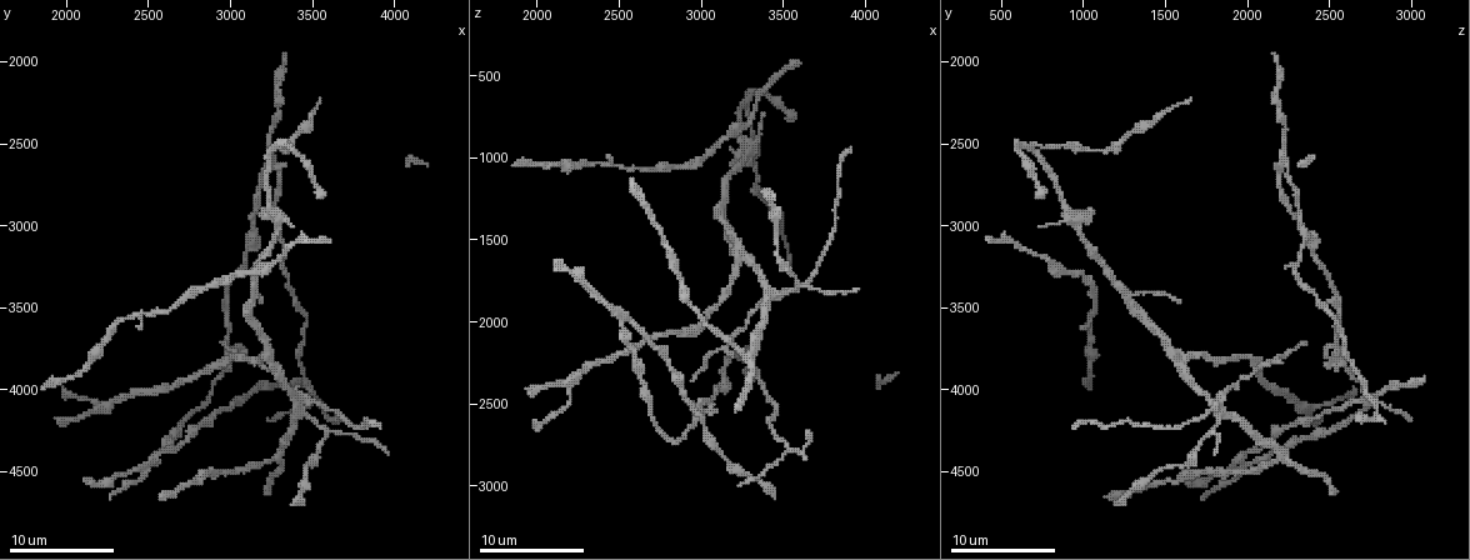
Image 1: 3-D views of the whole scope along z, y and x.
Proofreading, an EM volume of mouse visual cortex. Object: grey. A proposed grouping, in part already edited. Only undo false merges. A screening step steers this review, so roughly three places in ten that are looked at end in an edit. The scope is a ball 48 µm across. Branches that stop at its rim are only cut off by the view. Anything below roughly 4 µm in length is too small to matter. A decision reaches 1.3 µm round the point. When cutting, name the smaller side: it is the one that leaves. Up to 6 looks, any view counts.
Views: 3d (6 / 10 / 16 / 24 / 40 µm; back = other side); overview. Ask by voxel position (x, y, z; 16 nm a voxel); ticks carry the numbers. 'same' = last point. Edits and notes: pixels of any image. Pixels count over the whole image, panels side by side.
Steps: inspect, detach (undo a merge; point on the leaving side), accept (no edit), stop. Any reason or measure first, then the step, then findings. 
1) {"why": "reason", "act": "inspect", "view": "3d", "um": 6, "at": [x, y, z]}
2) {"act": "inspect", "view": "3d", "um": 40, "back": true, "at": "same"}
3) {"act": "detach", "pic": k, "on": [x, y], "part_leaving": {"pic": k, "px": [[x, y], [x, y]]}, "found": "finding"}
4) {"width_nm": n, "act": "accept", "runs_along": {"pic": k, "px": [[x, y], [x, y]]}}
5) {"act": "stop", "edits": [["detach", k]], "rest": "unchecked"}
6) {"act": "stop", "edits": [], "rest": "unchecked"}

{"why": "branch point", "act": "inspect", "view": "3d", "um": 6, "at": [3260, 2600, 2240]}

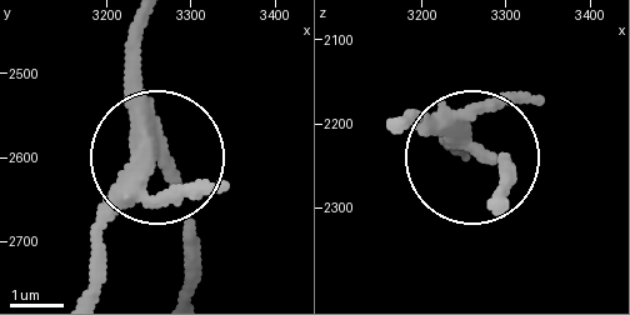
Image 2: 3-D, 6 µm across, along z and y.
{"act": "detach", "pic": 2, "on": [494, 160], "part_leaving": {"pic": 2, "px": [[155, 140], [183, 216], [183, 283]]}, "found": "two cells meet here"}

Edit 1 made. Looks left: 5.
{"why": "redraw", "act": "inspect", "view": "overview"}

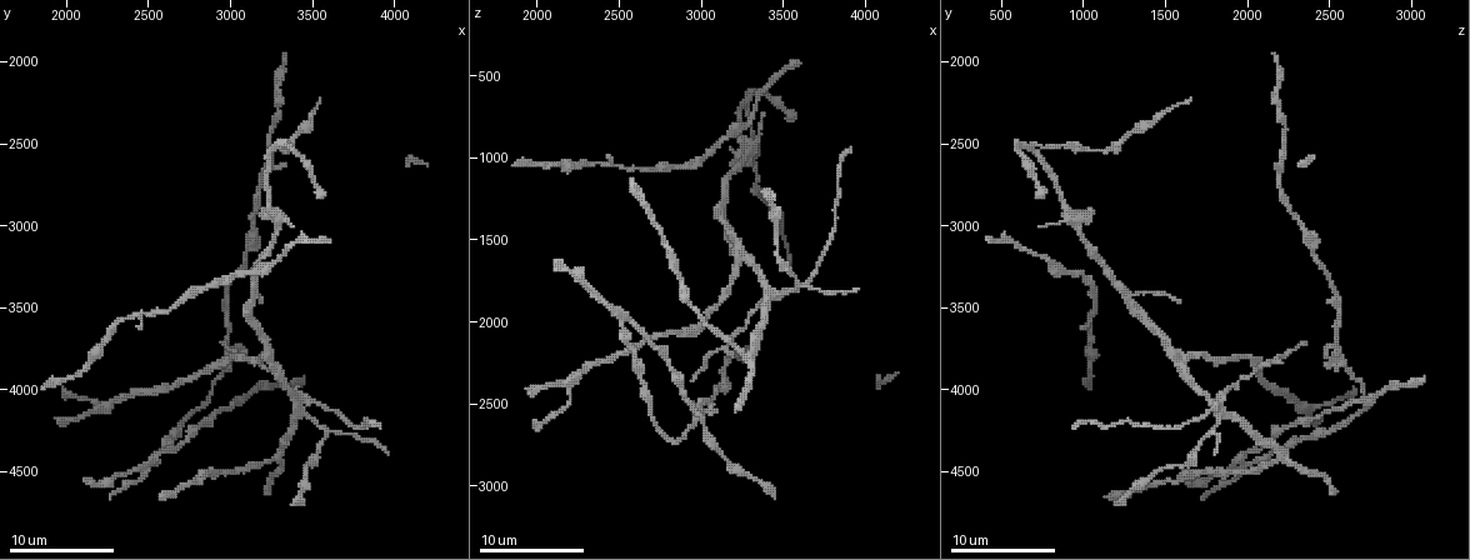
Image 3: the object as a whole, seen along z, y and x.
{"why": "calibre changes", "act": "inspect", "view": "3d", "um": 10, "at": [3020, 3780, 2500]}

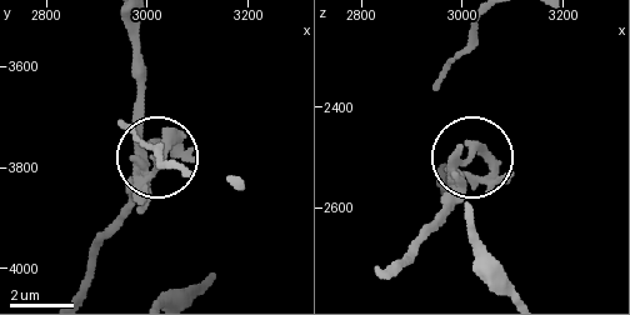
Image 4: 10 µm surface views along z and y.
{"act": "accept", "found": "all the same cell"}

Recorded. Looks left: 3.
{"act": "stop", "edits": [["detach", 2]], "rest": "unchecked"}

